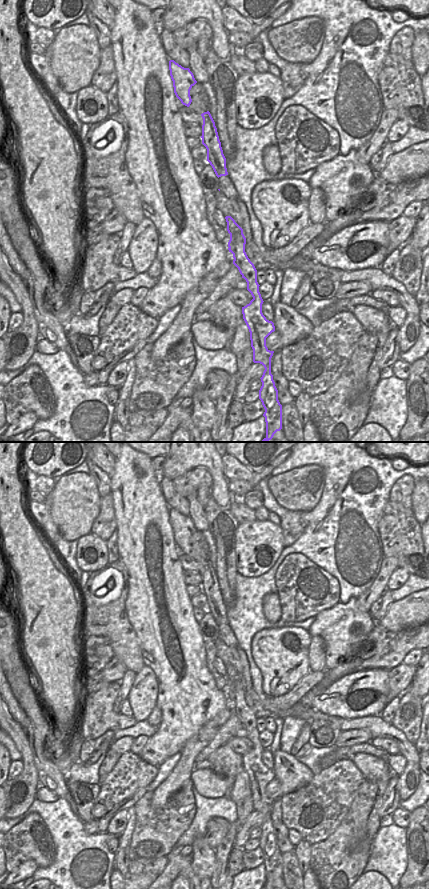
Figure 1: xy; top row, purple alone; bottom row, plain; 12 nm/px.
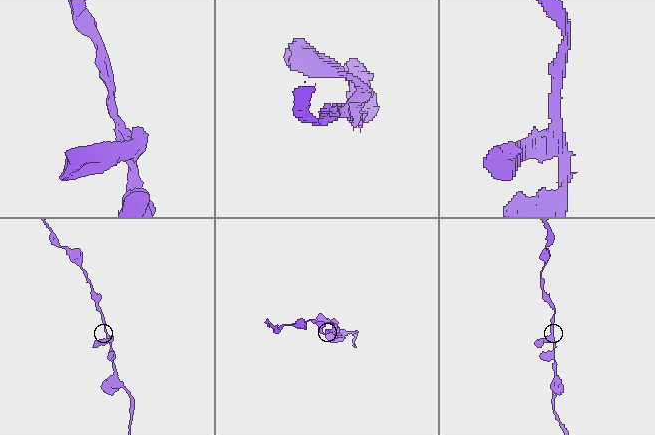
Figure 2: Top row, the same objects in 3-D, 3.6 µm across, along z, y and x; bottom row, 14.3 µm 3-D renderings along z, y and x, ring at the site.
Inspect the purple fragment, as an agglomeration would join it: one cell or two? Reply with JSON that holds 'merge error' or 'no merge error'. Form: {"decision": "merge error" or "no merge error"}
{"decision": "no merge error"}

